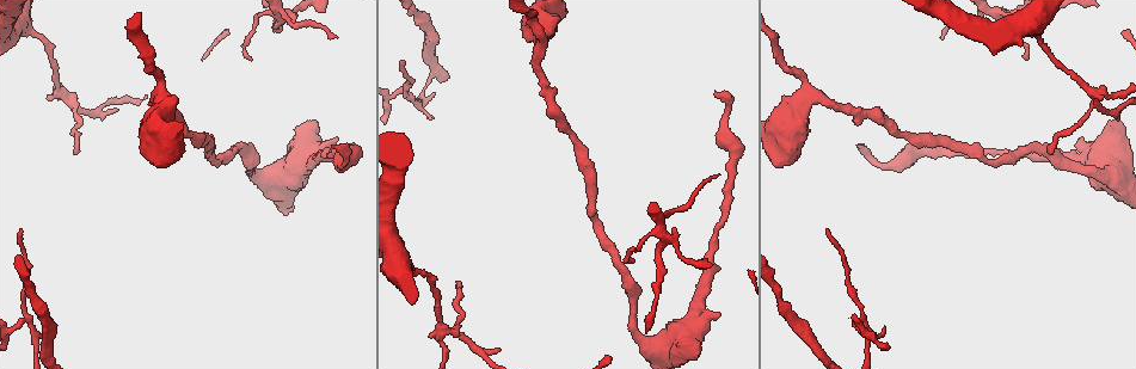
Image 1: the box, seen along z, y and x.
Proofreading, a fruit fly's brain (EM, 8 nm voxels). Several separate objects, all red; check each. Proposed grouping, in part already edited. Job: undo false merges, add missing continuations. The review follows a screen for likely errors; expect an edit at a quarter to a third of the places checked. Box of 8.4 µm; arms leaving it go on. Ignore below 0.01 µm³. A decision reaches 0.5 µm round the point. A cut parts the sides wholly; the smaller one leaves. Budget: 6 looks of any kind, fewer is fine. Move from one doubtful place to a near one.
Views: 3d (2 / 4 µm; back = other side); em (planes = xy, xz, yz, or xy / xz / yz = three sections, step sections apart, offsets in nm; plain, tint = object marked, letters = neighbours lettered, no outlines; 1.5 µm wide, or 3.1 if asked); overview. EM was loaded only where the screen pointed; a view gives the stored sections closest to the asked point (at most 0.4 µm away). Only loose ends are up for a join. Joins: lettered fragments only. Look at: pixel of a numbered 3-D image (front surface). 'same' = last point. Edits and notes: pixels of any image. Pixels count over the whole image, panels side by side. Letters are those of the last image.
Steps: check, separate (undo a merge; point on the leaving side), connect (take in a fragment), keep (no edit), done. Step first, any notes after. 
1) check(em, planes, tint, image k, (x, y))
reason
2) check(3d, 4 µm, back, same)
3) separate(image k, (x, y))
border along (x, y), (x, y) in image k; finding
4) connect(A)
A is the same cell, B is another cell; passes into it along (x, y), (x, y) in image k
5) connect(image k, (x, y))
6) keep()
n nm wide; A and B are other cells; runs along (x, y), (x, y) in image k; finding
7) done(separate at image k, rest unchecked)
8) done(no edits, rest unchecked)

check(3d, 4 µm, back, image 1, (719, 312))
thick end

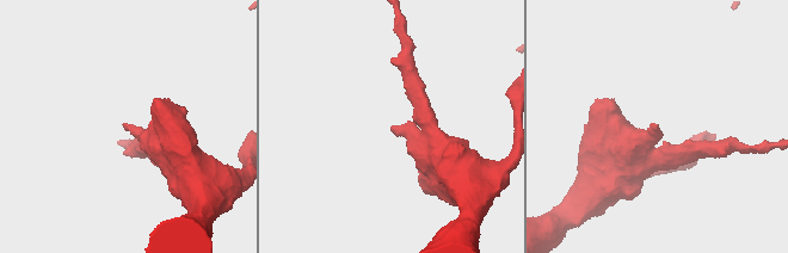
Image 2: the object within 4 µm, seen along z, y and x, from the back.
check(em, planes, letters, image 2, (391, 127))

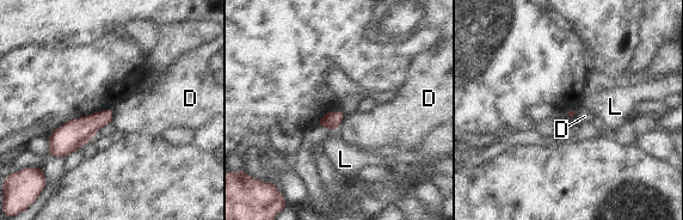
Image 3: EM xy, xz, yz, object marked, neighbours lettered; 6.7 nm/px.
keep()
D and L are other cells; border along (345, 115), (336, 130) in image 3; no lettered fragment goes on from it

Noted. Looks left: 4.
check(em, xy, step 4, tint, image 1, (73, 103))
three arms meet

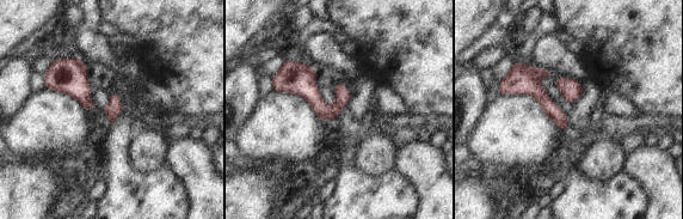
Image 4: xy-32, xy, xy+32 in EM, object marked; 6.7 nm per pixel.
check(em, planes, letters, same)
another direction

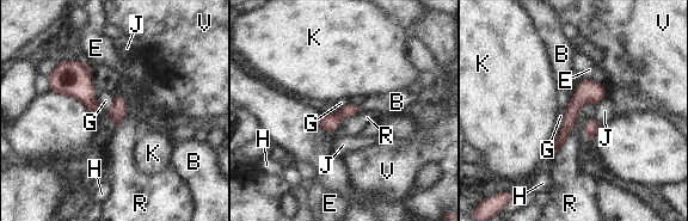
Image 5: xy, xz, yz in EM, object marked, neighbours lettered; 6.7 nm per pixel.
separate(image 5, (349, 110))
B, E, G, H, J, K, R and V are other cells; border along (336, 115), (342, 120) in image 5; a second cell is stuck on

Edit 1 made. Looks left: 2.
done(separate at image 5, rest unchecked)

